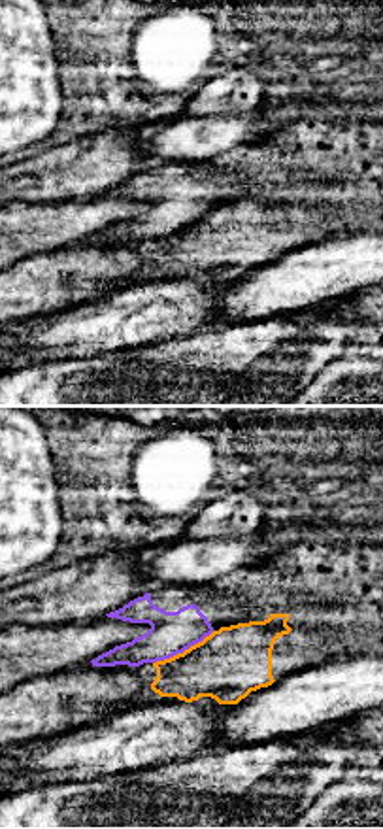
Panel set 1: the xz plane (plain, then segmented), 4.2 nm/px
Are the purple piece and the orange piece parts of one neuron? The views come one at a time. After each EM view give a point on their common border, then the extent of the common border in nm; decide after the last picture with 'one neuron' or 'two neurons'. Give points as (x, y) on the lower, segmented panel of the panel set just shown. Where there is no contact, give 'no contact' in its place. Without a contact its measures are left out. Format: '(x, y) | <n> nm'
(183, 650) | 300 nm

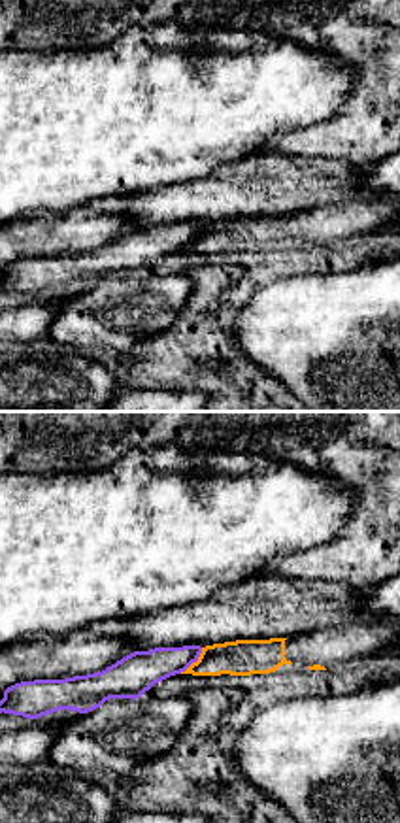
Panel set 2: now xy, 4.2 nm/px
(193, 661) | 150 nm

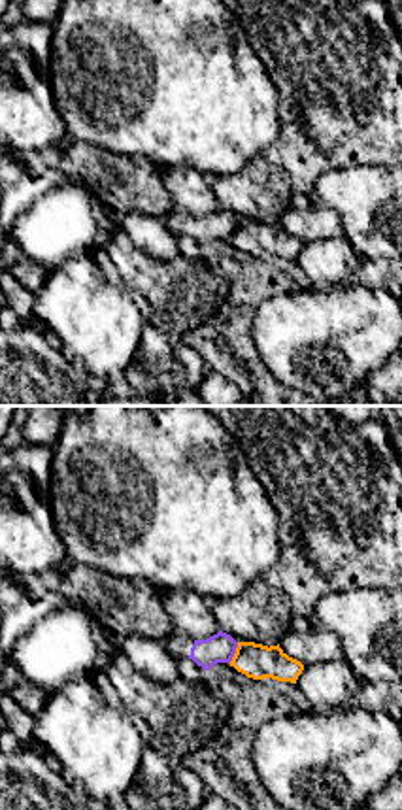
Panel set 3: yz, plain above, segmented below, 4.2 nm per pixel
(233, 654) | 100 nm

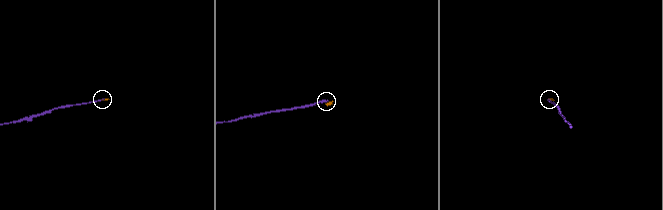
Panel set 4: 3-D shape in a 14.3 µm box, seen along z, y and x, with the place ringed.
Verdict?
two neurons

